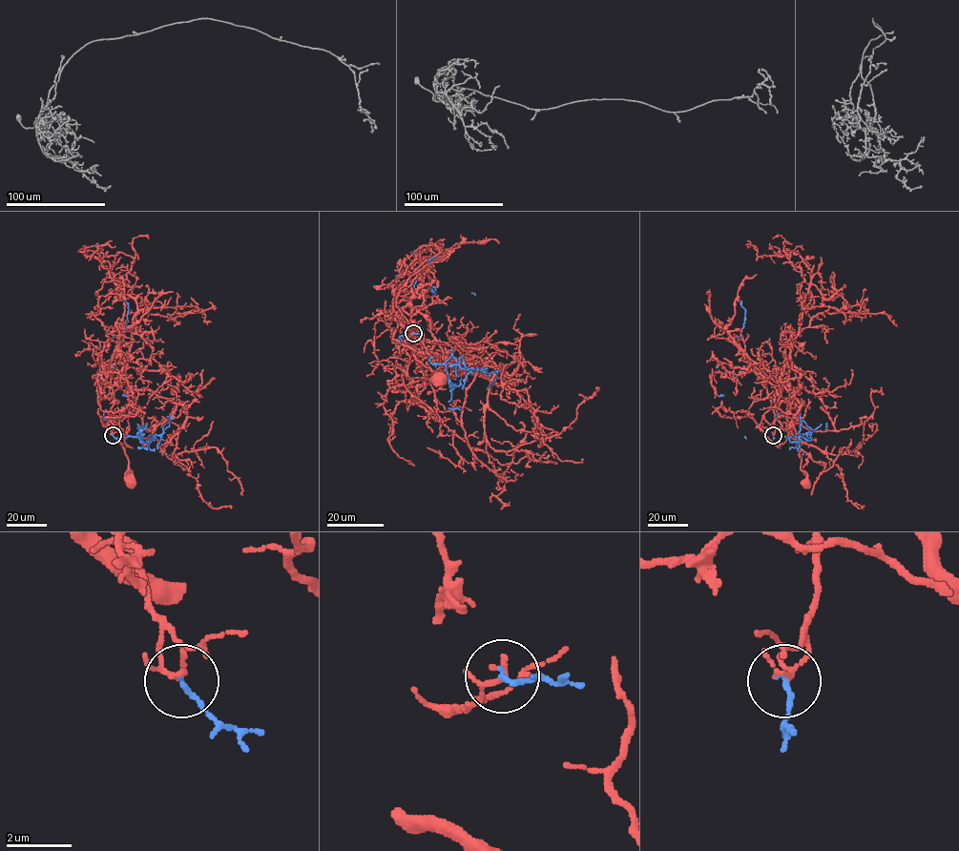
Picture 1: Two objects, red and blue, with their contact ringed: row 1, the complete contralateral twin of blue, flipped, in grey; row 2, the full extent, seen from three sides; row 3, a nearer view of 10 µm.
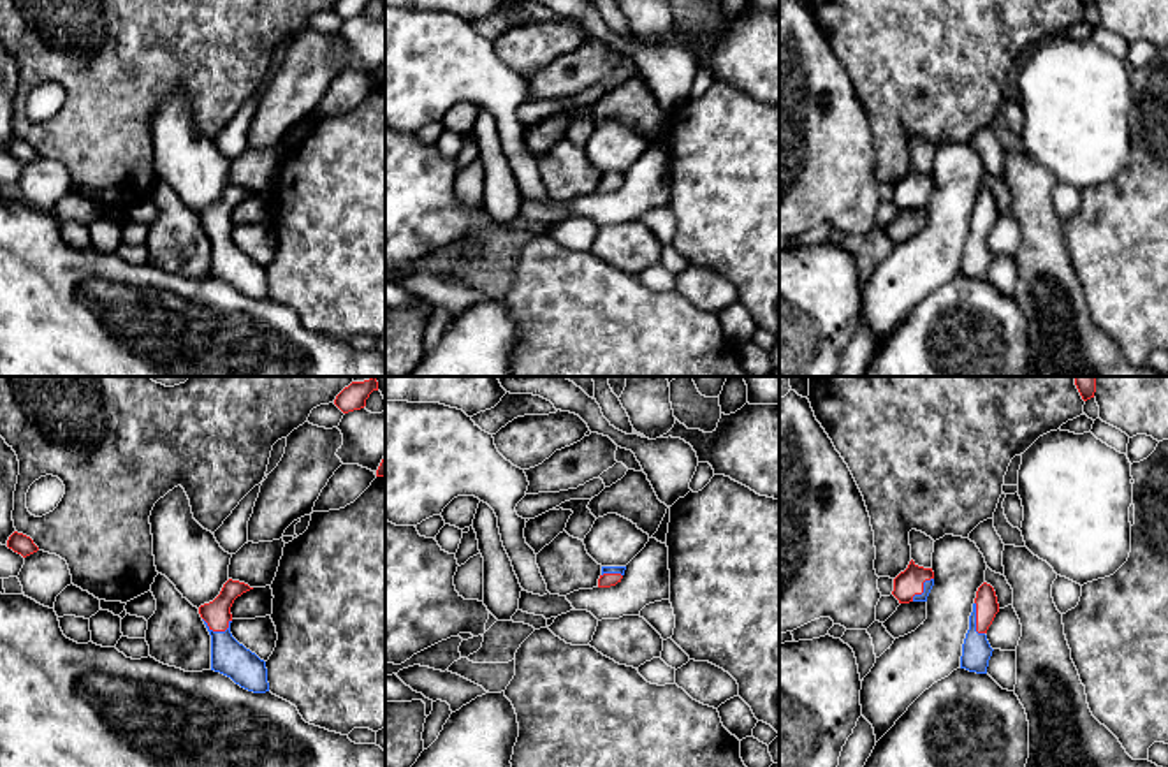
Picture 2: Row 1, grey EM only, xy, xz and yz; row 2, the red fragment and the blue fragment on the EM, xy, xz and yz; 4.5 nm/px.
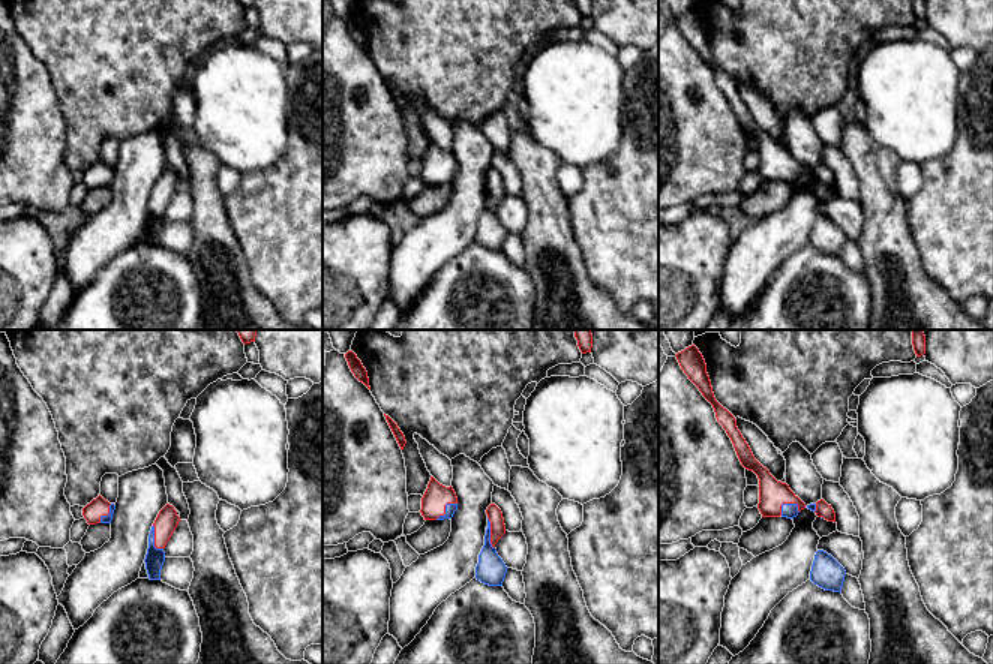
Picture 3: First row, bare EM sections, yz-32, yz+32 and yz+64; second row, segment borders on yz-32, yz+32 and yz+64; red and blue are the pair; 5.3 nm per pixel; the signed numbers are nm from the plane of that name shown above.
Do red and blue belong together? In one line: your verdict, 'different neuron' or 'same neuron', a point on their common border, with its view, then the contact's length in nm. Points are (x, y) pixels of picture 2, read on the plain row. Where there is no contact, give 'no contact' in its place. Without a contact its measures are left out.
different neuron; contact xy (217, 236); length 140 nm

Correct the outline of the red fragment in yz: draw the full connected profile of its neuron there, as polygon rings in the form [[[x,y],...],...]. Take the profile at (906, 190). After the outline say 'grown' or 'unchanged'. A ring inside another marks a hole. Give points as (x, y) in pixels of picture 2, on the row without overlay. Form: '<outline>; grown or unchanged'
[[[911,165],[908,174],[894,185],[892,201],[899,206],[899,209],[909,209],[915,201],[923,199],[923,188],[931,185],[934,185],[932,174],[918,172]]]; unchanged

